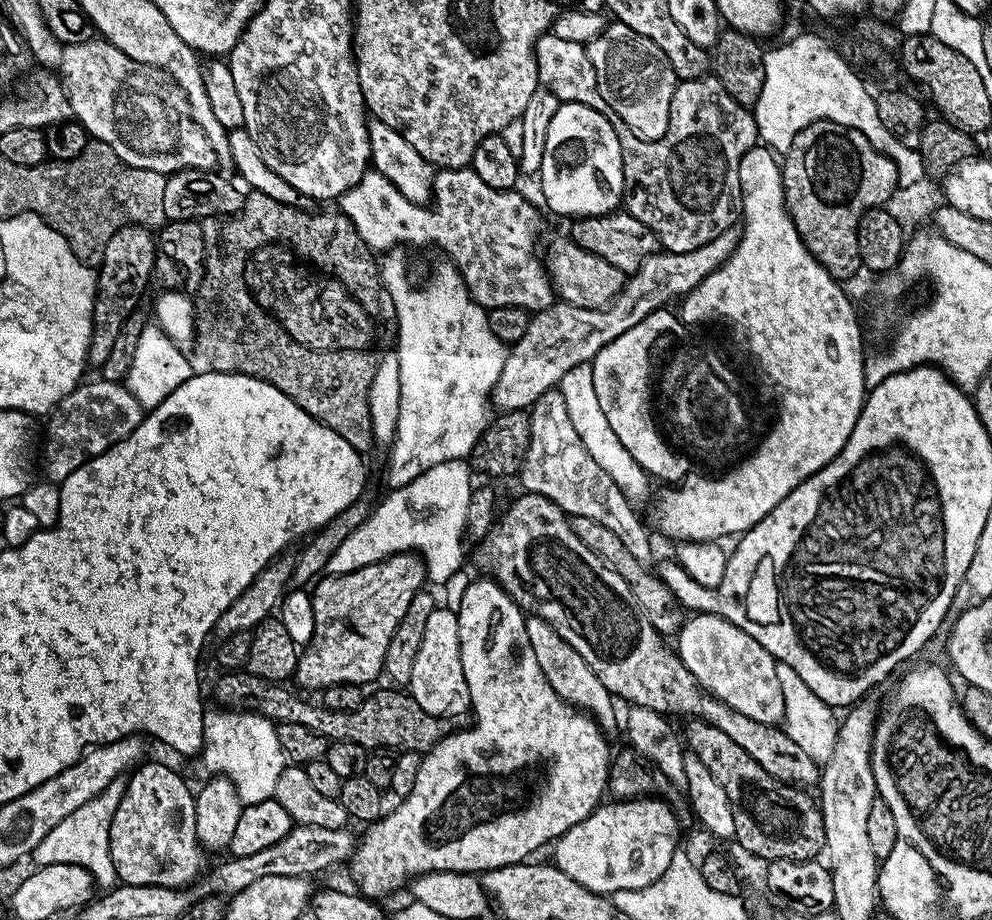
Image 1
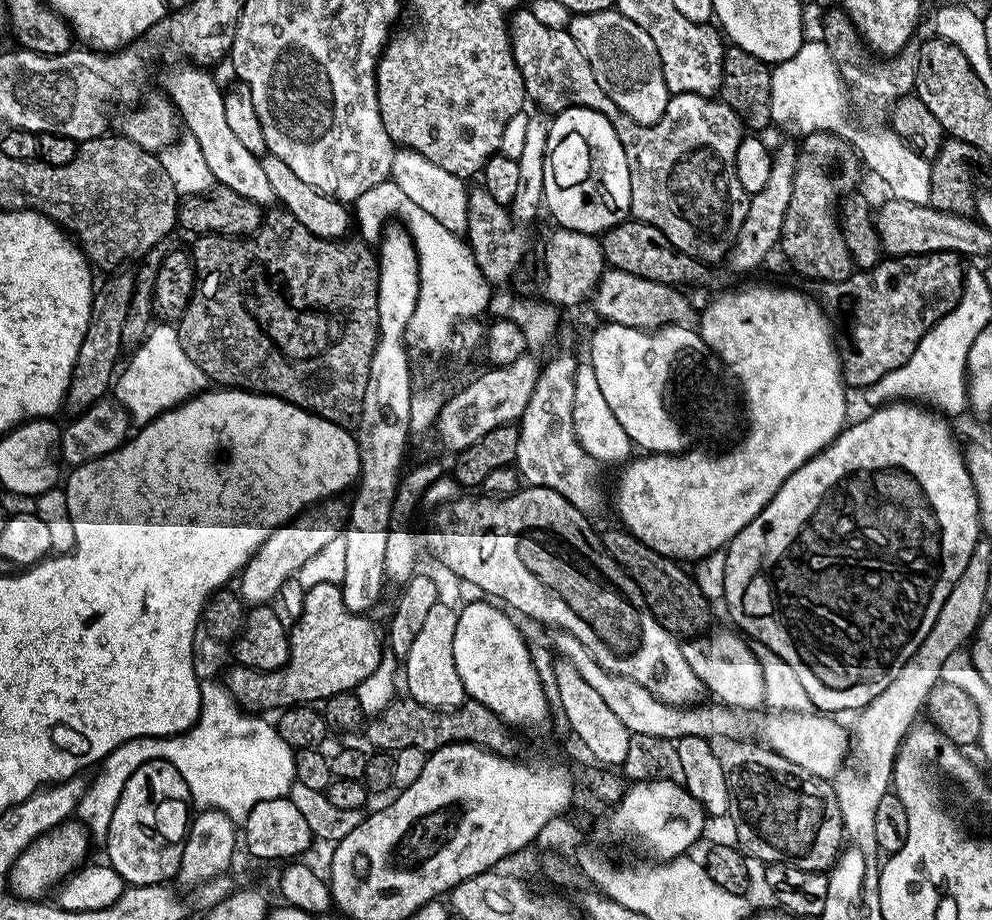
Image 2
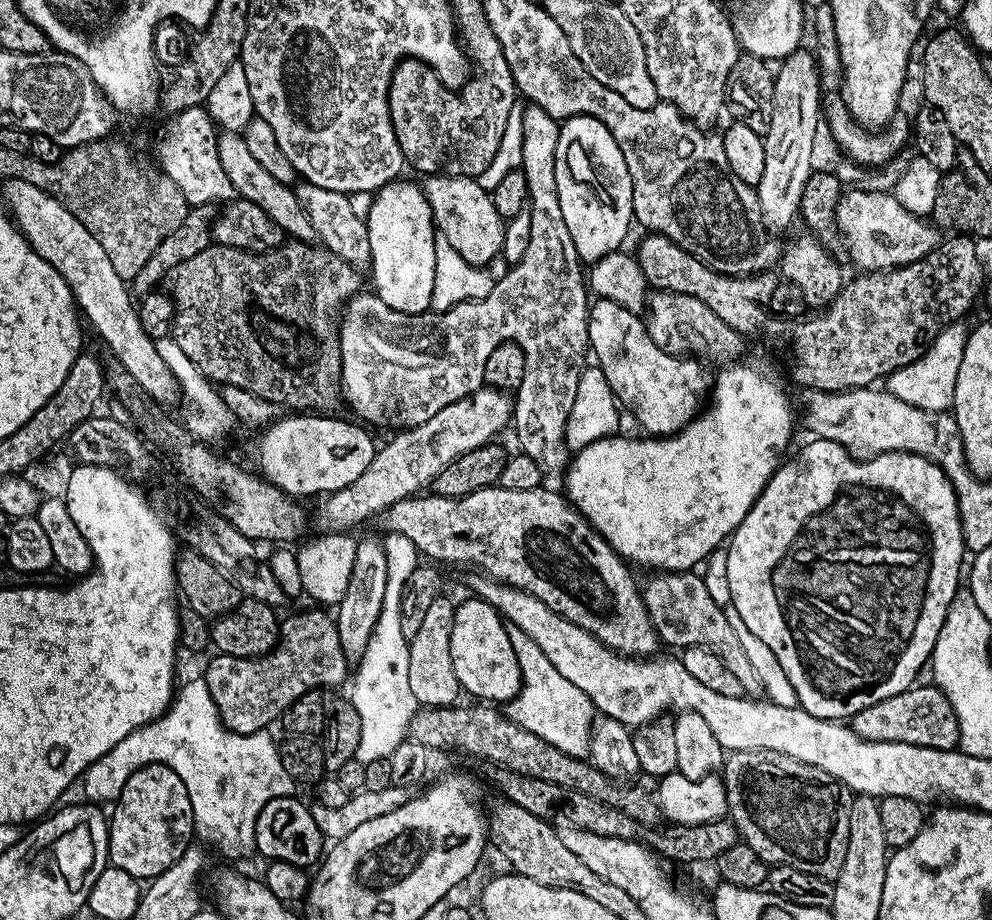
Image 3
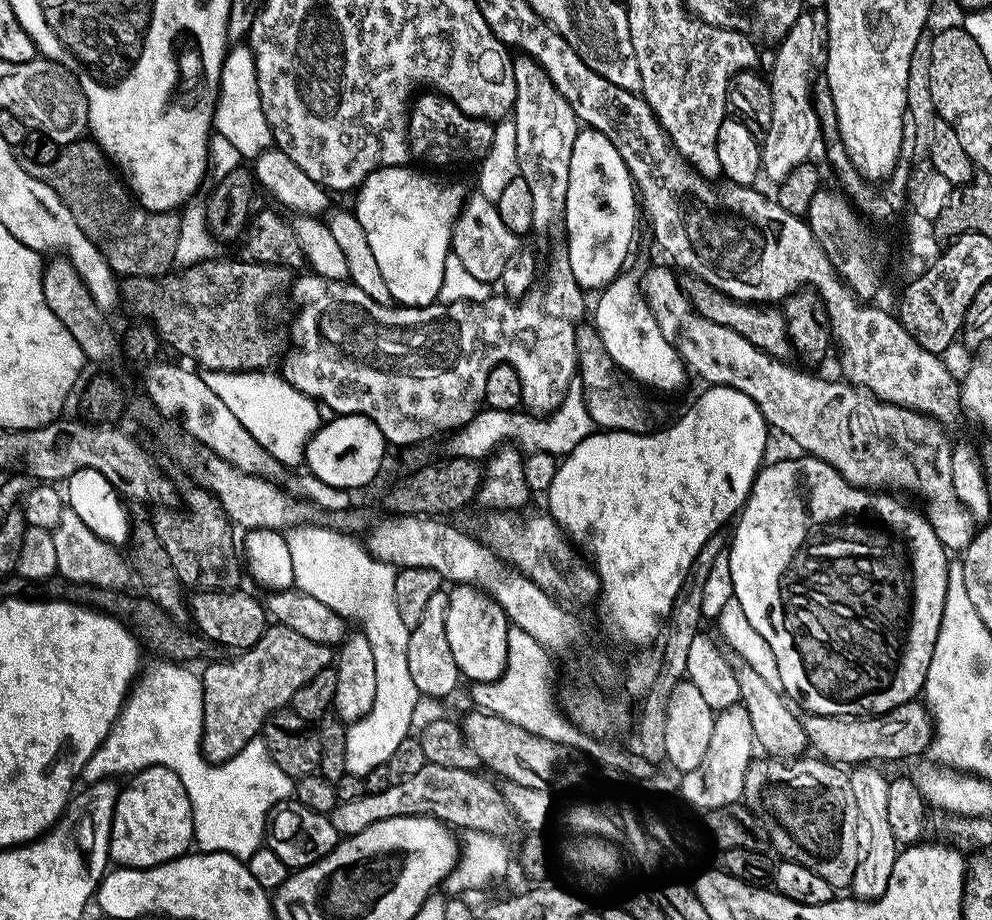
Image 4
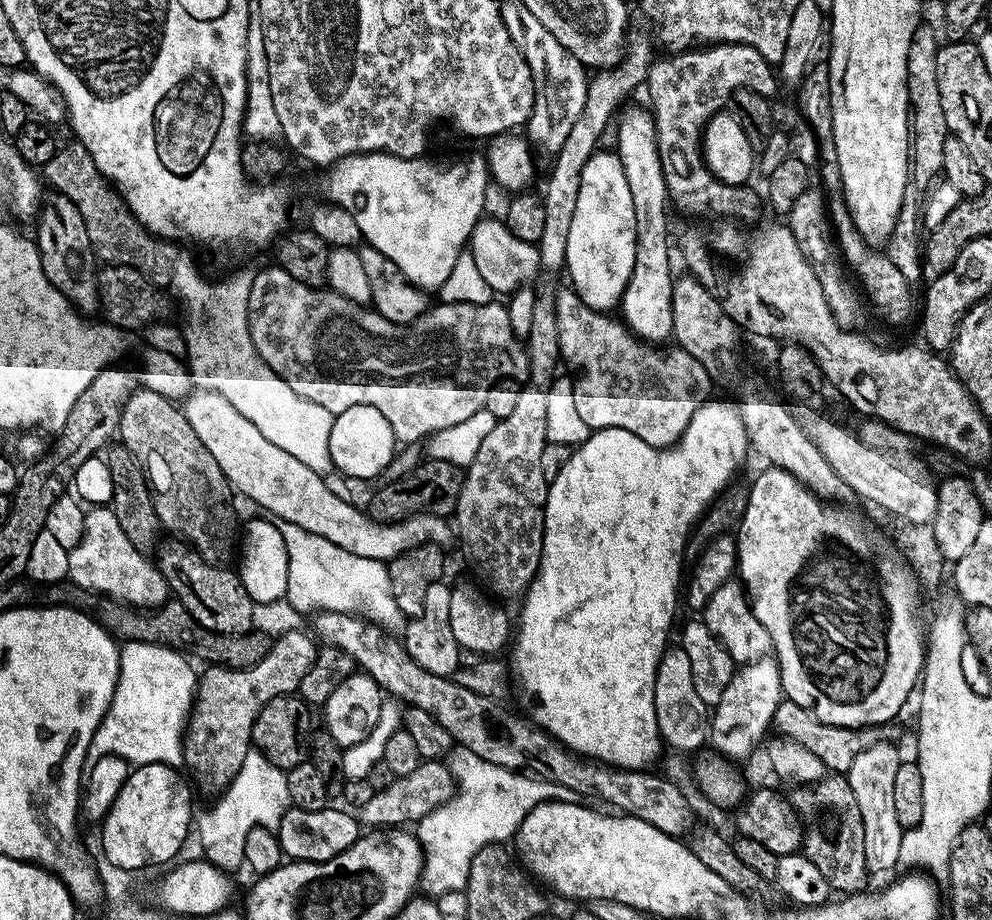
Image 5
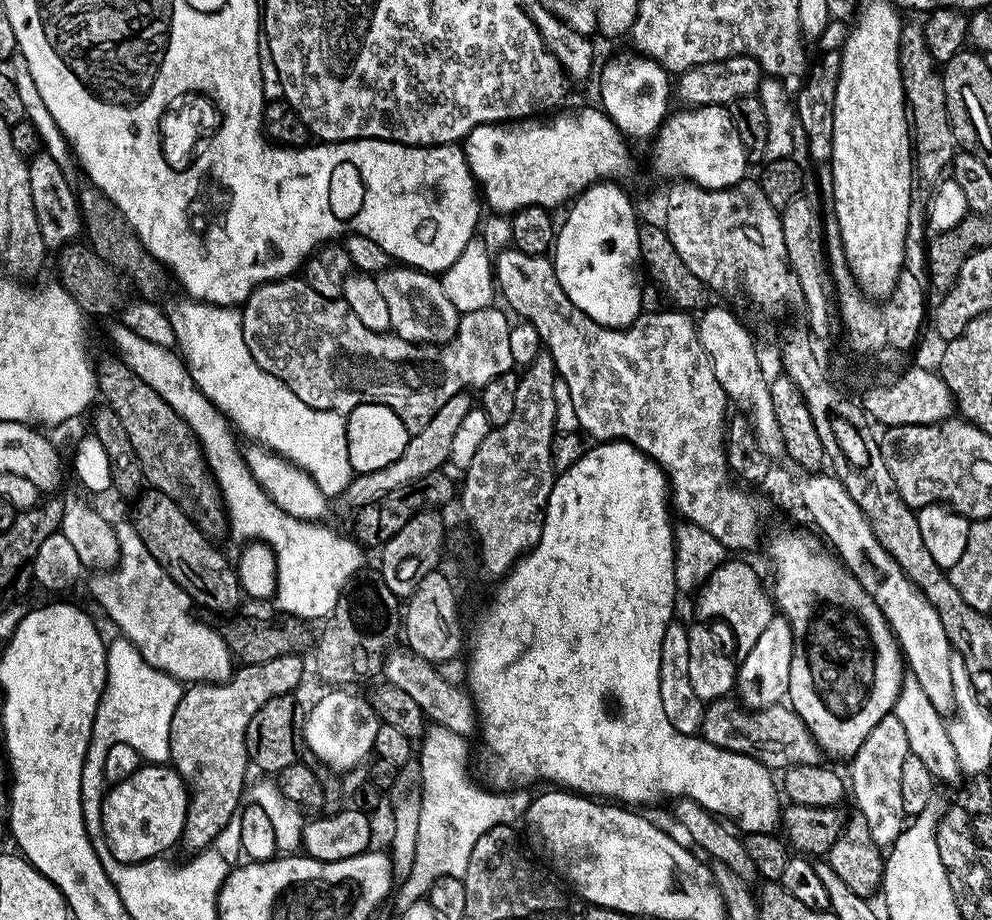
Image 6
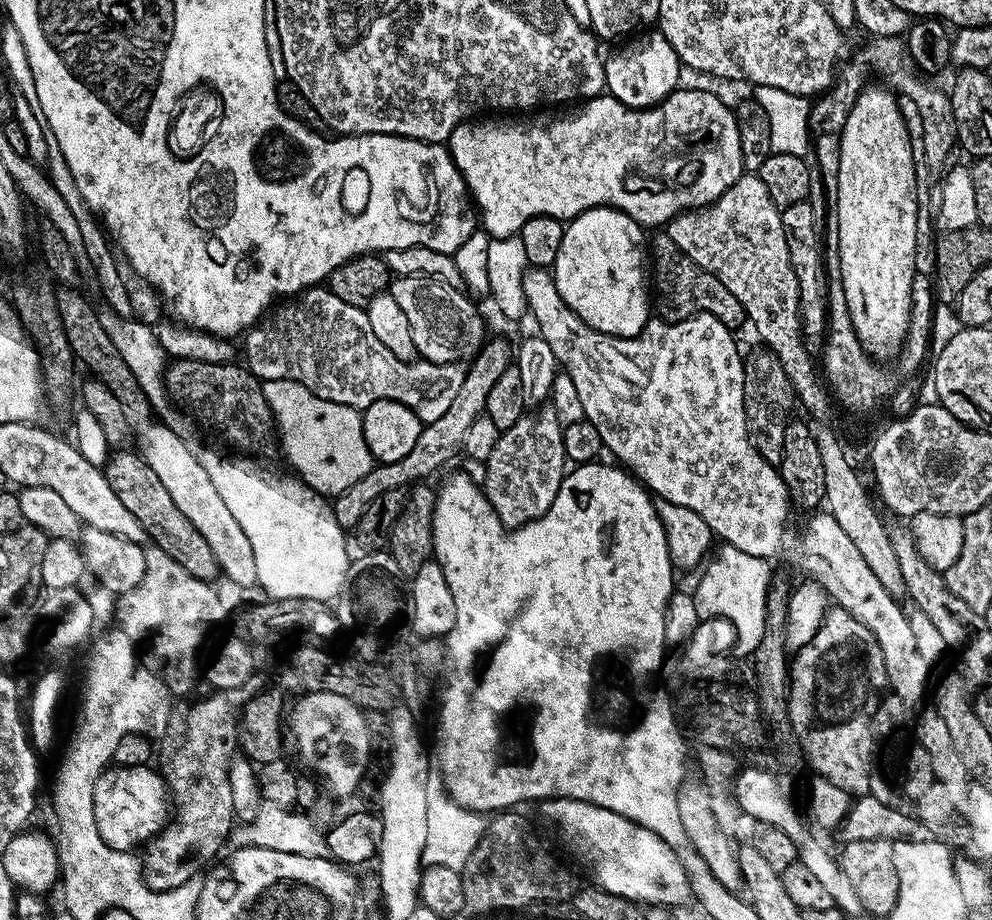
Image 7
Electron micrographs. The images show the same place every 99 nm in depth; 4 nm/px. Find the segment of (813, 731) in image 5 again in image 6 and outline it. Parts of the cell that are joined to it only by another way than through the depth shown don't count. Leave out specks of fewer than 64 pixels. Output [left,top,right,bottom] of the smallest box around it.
[699,698,826,770]

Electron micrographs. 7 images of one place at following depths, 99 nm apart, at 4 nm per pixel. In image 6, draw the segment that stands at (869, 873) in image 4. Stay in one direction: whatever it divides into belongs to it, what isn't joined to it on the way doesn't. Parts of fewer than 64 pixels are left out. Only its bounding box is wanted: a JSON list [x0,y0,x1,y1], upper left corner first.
[850,714,910,850]

